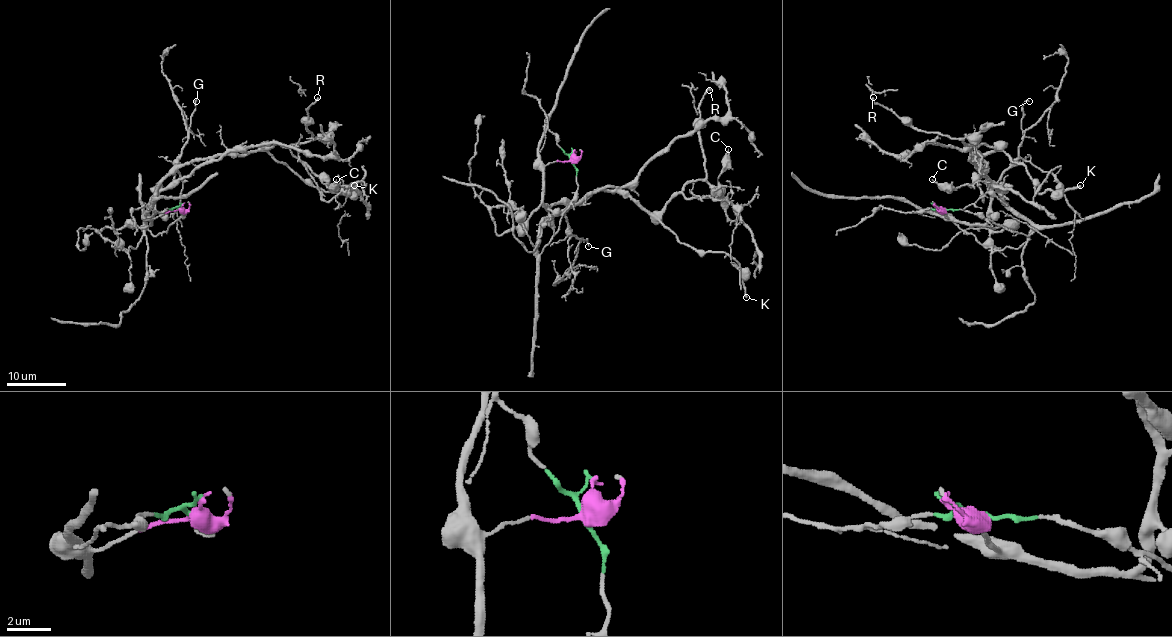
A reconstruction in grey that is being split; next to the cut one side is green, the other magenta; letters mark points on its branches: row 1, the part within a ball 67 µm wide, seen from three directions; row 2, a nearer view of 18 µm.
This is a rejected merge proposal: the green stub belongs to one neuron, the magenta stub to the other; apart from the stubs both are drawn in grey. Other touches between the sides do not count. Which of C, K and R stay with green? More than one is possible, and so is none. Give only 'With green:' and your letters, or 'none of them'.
With green: none of them

